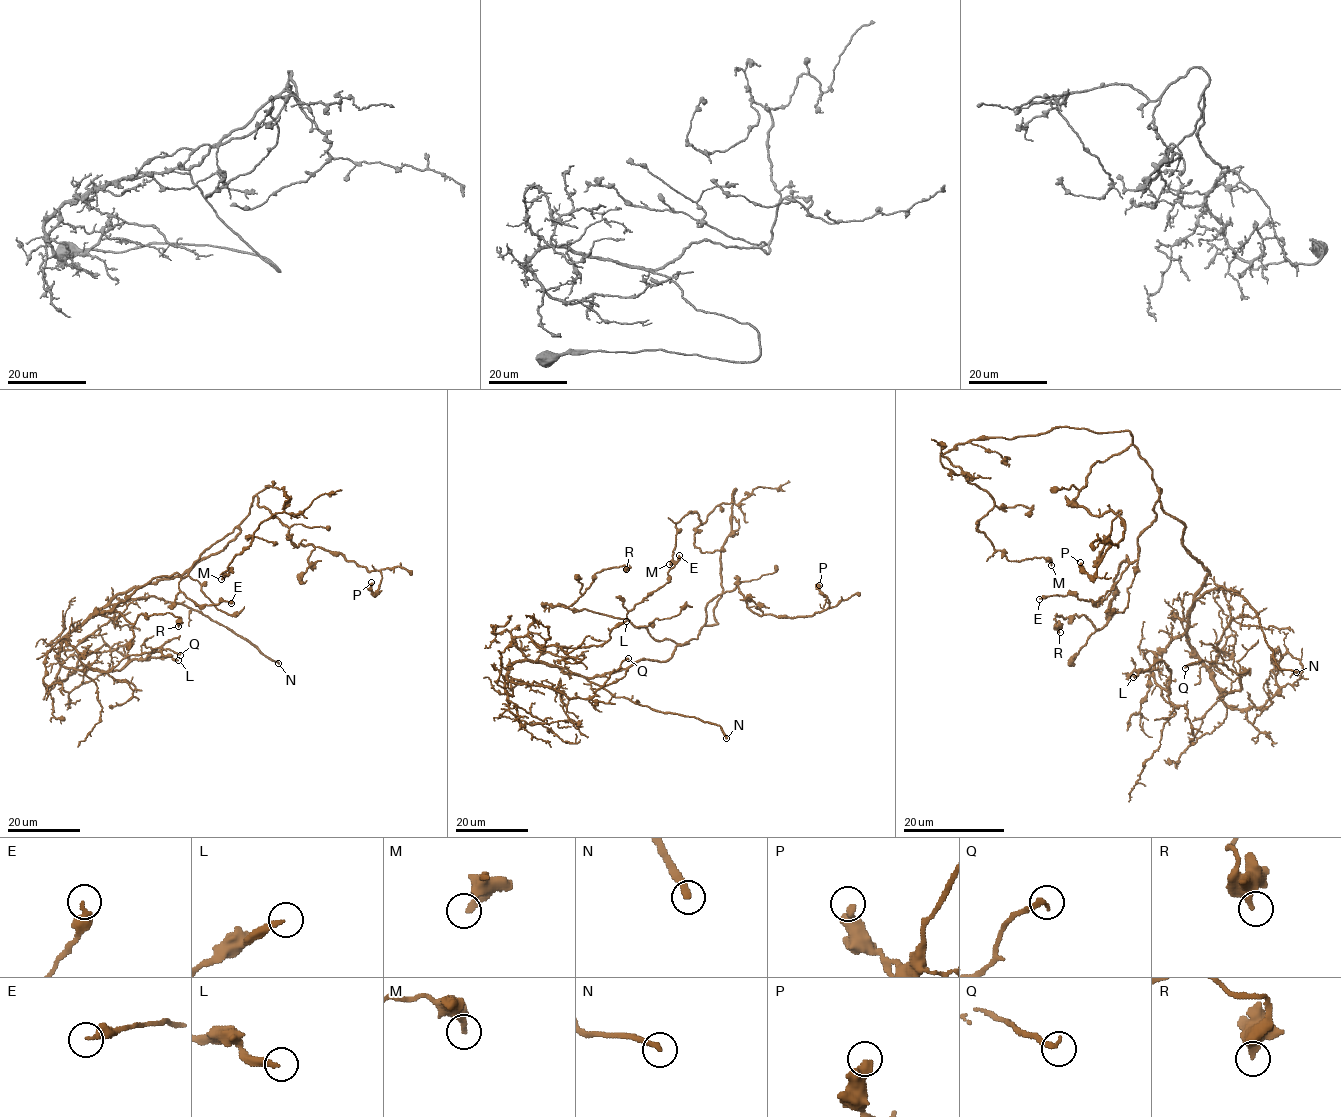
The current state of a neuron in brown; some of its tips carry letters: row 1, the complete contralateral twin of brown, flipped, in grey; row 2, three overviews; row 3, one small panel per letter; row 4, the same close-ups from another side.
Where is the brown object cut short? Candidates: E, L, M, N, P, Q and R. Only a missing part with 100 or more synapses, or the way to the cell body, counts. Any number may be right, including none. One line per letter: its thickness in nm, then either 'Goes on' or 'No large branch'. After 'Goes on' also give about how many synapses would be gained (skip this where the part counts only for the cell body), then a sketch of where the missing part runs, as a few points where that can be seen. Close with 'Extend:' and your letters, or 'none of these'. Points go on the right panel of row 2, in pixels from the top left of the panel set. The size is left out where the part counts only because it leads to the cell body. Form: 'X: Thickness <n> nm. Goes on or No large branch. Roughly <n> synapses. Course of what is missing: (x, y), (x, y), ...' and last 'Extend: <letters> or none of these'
E: Thickness 320 nm. No large branch
L: Thickness 240 nm. No large branch
M: Thickness 280 nm. No large branch
N: Thickness 280 nm. Goes on. Course of what is missing: (1296, 672), (1320, 668), (1336, 680), (1327, 689), (1310, 695), (1282, 698), (1280, 703), (1282, 707)
P: Thickness 460 nm. No large branch
Q: Thickness 240 nm. No large branch
R: Thickness 440 nm. No large branch
Extend: N

